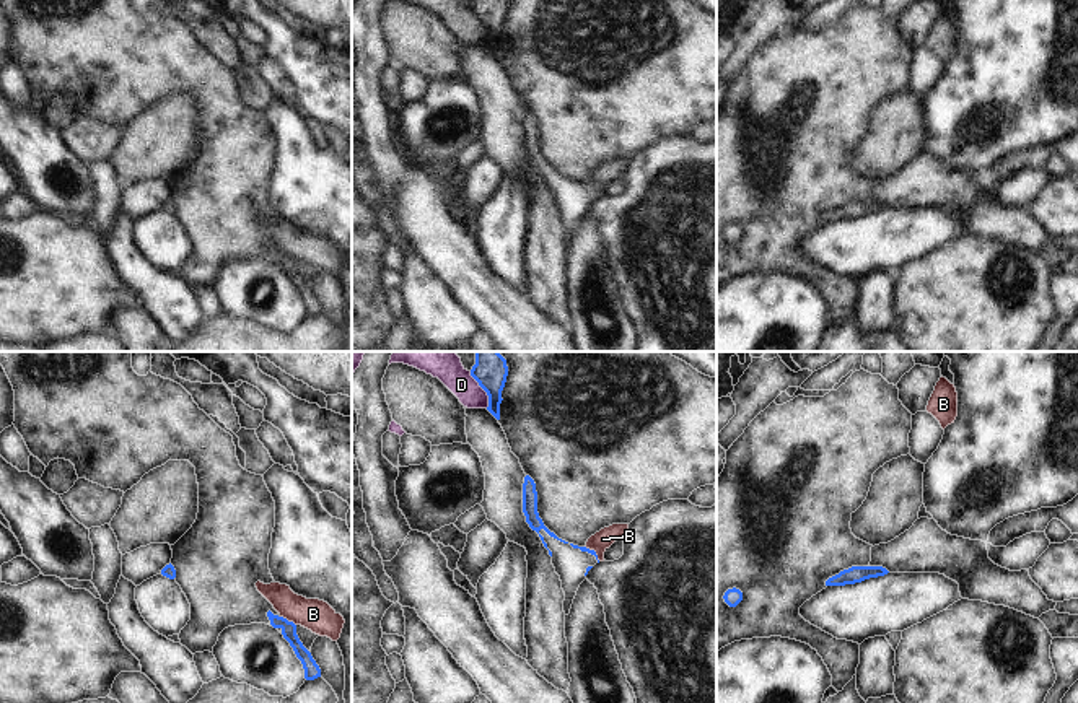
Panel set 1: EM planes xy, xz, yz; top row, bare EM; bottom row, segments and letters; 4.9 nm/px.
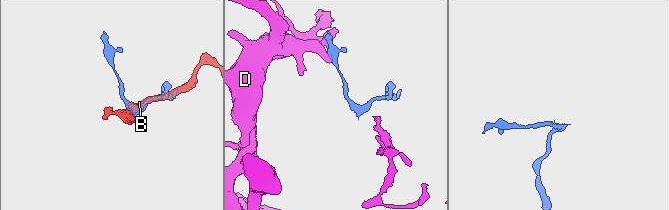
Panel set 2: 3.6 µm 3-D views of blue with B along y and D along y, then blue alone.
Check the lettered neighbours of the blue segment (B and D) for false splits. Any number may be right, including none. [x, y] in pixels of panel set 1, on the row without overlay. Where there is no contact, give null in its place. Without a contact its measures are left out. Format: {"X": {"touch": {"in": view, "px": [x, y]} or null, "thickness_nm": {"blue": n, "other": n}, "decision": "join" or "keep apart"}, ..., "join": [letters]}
{"B": {"touch": {"in": "xy", "px": [287, 256]}, "thickness_nm": {"blue": 80, "other": 160}, "decision": "keep apart"}, "D": {"touch": {"in": "xz", "px": [482, 23]}, "thickness_nm": {"blue": 140, "other": 130}, "decision": "keep apart"}, "join": []}

